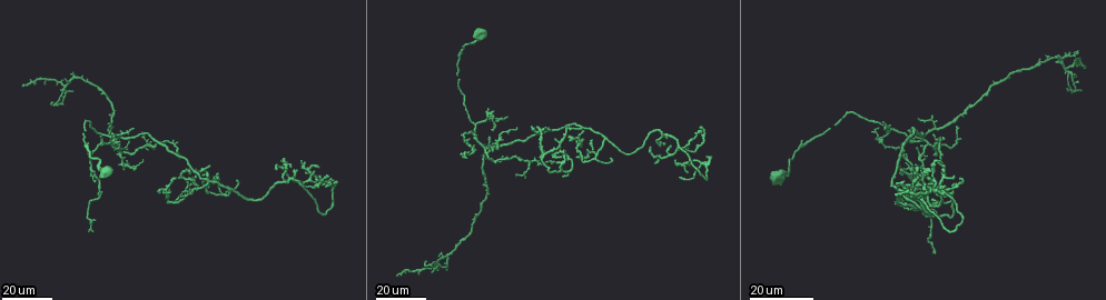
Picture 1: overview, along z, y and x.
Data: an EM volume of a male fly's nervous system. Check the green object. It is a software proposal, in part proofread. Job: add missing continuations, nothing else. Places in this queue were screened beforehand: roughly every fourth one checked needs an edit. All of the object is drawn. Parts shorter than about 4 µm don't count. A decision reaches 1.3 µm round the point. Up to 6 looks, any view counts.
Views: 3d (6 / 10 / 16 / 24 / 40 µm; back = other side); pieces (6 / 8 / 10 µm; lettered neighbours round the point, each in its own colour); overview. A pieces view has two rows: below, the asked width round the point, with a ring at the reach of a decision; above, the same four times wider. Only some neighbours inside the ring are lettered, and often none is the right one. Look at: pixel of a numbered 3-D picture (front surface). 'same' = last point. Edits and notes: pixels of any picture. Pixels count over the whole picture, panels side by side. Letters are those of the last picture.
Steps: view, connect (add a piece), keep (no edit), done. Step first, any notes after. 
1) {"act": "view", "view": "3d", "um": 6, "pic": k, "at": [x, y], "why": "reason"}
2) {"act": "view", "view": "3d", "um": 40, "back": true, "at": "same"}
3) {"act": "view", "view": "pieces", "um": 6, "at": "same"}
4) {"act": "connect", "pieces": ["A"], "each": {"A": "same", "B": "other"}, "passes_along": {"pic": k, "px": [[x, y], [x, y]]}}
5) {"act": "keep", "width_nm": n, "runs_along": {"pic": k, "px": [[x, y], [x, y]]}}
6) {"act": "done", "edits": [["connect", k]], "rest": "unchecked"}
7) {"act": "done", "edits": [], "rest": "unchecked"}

{"act": "view", "view": "3d", "um": 40, "pic": 1, "at": [576, 156], "why": "tapers out"}

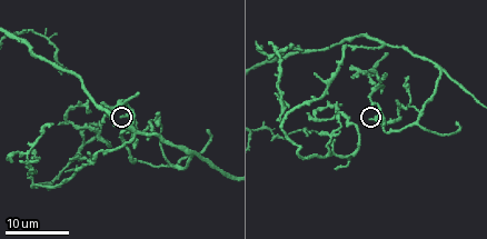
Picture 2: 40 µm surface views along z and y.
{"act": "view", "view": "pieces", "um": 10, "pic": 2, "at": [368, 118], "why": "see the neighbours"}

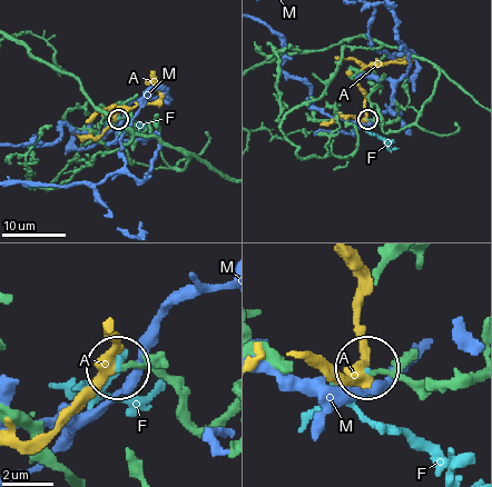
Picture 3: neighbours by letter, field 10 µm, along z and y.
{"act": "keep", "each": {"A": "other", "F": "other", "M": "other"}, "found": "no lettered piece goes on from it"}

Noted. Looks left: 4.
{"act": "view", "view": "3d", "um": 16, "pic": 2, "at": [209, 132], "why": "branch stops here"}

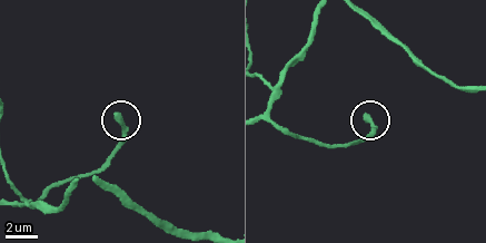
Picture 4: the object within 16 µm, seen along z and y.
{"act": "view", "view": "3d", "um": 10, "pic": 4, "at": [367, 116]}

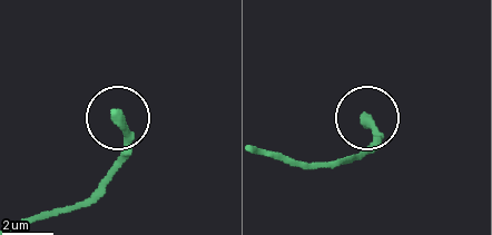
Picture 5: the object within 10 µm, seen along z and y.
{"act": "view", "view": "pieces", "um": 8, "pic": 5, "at": [118, 111]}

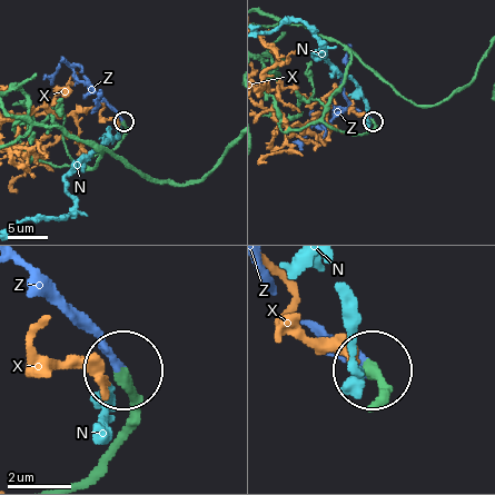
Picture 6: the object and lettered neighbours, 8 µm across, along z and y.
{"act": "connect", "pieces": ["Z"], "each": {"N": "other", "X": "other", "Z": "same"}, "found": "the neuron continues"}

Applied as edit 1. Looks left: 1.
{"act": "done", "edits": [["connect", 6]], "rest": "unchecked"}

